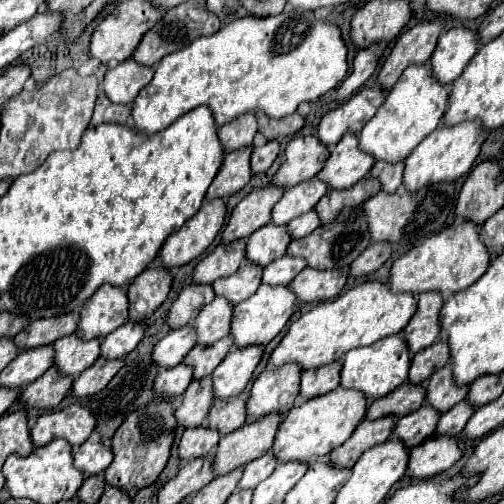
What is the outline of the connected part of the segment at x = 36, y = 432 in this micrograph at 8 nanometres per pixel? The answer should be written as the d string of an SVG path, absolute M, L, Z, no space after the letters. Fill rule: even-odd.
M71 404L63 410L41 414L35 428L31 430L31 438L35 446L43 446L55 438L65 438L73 446L83 444L95 428L95 416L87 406Z

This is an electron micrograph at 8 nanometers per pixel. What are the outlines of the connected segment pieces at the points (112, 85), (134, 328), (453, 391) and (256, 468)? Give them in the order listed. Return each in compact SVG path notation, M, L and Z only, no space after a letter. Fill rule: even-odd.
M129 58L105 74L103 90L111 102L131 104L139 90L151 82L153 74L155 70L151 66L137 64L133 58Z
M133 322L119 326L101 342L101 356L125 358L145 336L145 322Z
M451 364L437 370L427 380L427 404L437 408L439 412L447 412L451 406L465 400L467 392L469 392L469 384L467 386L457 386L455 384Z
M267 452L261 458L255 458L253 462L249 462L245 466L243 478L239 482L239 490L243 490L243 488L255 488L259 482L263 482L265 478L269 478L273 474L277 464L279 464L279 460L273 456L273 452Z

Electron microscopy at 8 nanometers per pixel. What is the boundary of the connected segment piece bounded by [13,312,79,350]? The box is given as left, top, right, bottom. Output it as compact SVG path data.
M69 312L69 314L61 314L61 316L53 316L53 318L43 318L43 320L31 320L27 324L27 328L23 328L13 340L21 350L53 344L55 340L73 334L77 330L77 322L79 322L77 312Z

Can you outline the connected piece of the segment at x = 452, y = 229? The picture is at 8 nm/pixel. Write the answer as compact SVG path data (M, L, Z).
M461 220L427 240L423 240L417 248L397 258L391 266L391 278L389 286L395 292L411 292L421 294L429 290L439 292L459 292L463 288L469 288L475 280L479 280L489 266L489 252L479 236L479 228L473 220Z

